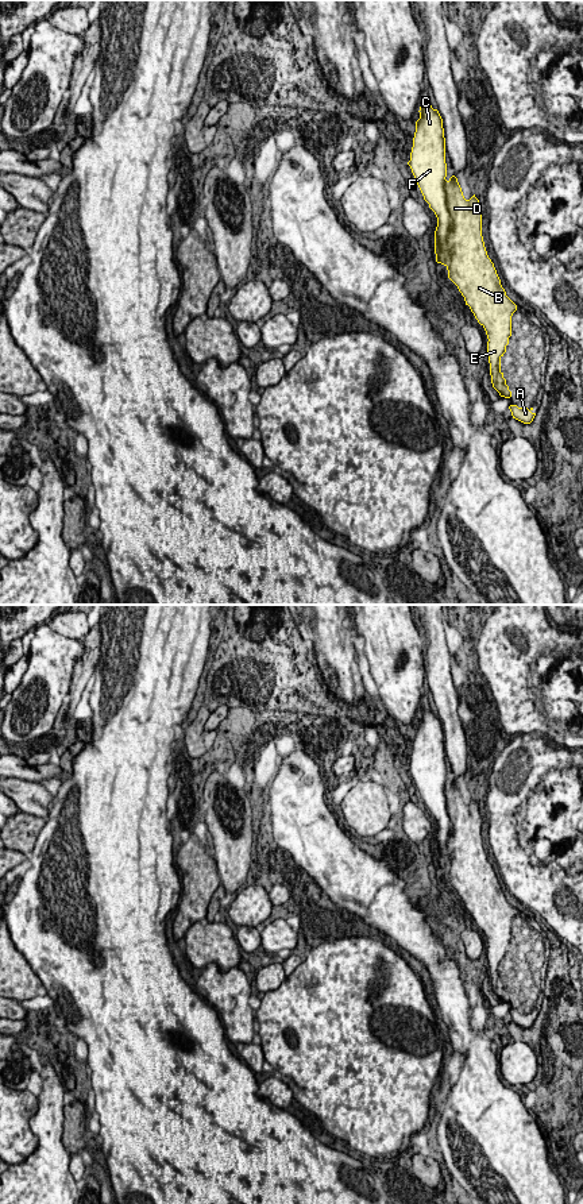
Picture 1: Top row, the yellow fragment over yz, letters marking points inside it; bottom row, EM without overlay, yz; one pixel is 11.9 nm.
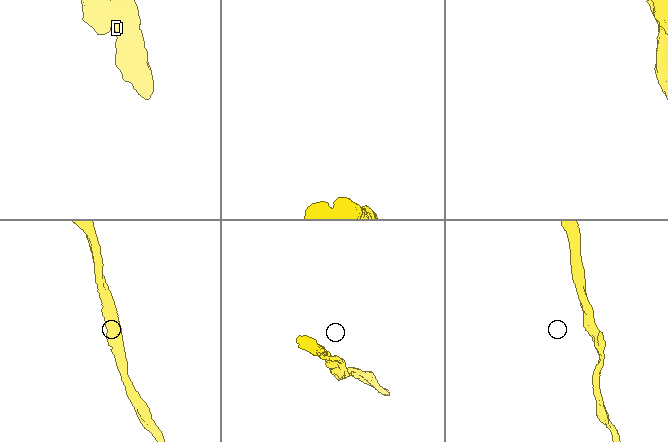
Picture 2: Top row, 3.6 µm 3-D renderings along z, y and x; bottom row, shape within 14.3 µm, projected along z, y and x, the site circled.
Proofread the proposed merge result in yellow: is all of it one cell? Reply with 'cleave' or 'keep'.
keep

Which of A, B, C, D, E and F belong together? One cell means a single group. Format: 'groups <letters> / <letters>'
groups A B C D E F

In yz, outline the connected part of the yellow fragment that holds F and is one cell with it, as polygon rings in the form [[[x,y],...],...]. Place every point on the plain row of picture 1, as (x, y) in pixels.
[[[421,710],[418,717],[420,723],[416,726],[413,752],[408,769],[412,773],[424,804],[437,822],[435,836],[436,867],[447,872],[448,883],[457,891],[464,902],[466,910],[470,911],[478,927],[484,933],[489,943],[487,961],[493,992],[501,1002],[510,1003],[511,996],[501,976],[501,962],[506,957],[506,950],[511,941],[511,921],[517,915],[517,910],[506,900],[494,868],[487,860],[482,841],[482,814],[479,804],[475,799],[470,804],[466,804],[455,780],[448,786],[445,784],[445,742],[443,723],[439,715],[433,714],[432,710]]]

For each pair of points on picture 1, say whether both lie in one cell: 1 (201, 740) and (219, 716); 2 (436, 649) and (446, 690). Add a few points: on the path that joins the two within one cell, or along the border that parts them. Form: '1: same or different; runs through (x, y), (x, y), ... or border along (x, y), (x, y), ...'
1: different; border along (211, 713), (205, 724), (208, 732)
2: same; runs through (439, 659), (440, 680)

